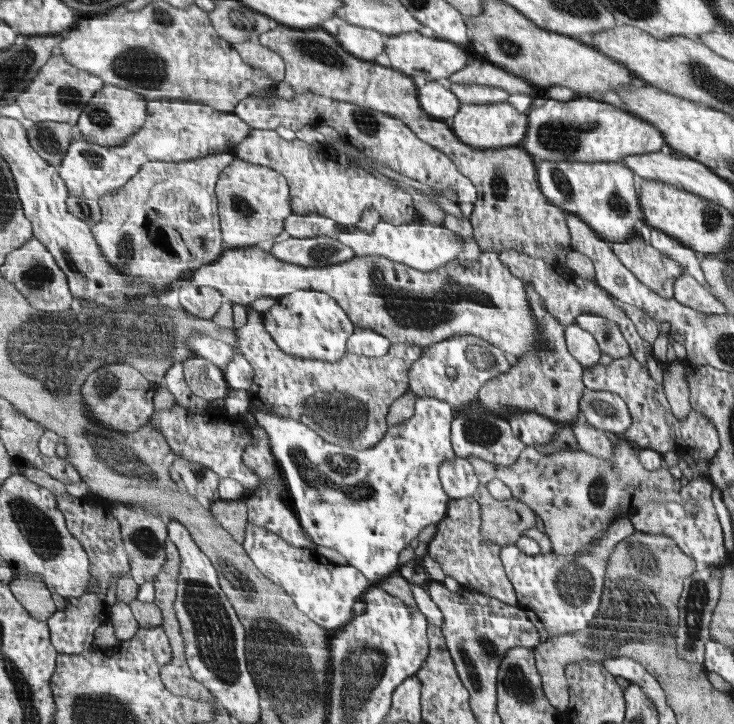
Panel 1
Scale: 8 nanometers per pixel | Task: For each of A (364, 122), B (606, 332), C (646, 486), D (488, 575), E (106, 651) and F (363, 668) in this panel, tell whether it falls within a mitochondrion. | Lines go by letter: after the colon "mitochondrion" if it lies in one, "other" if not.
A: mitochondrion
B: mitochondrion
C: other
D: other
E: other
F: mitochondrion

